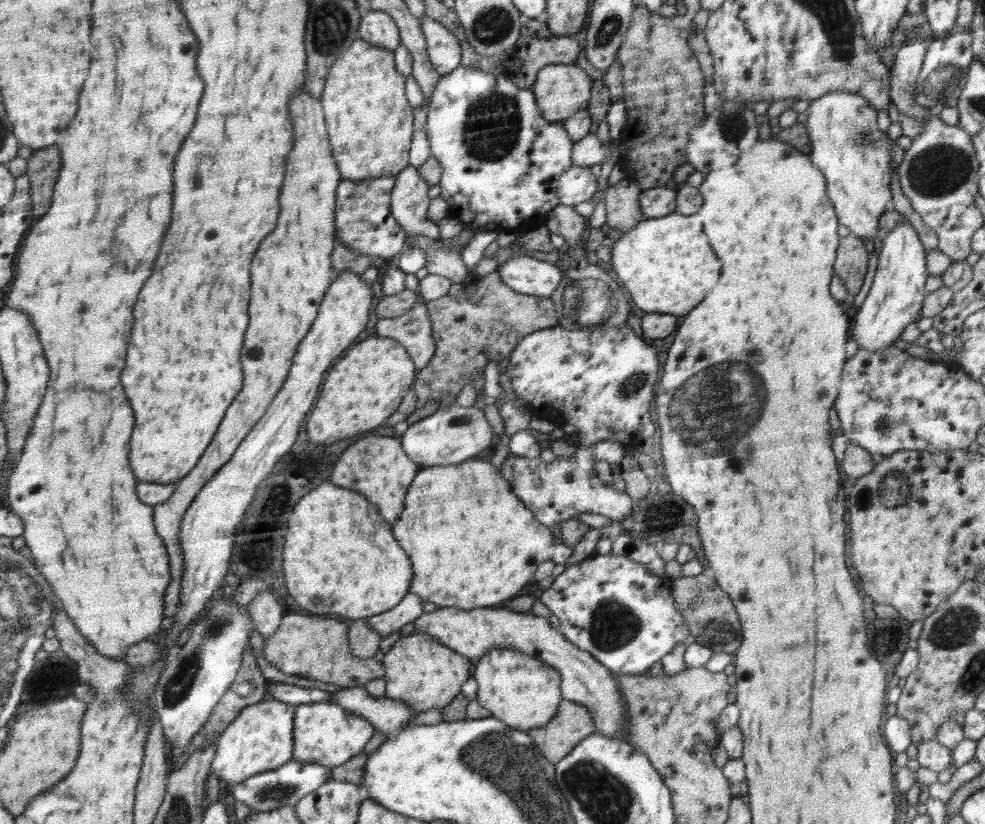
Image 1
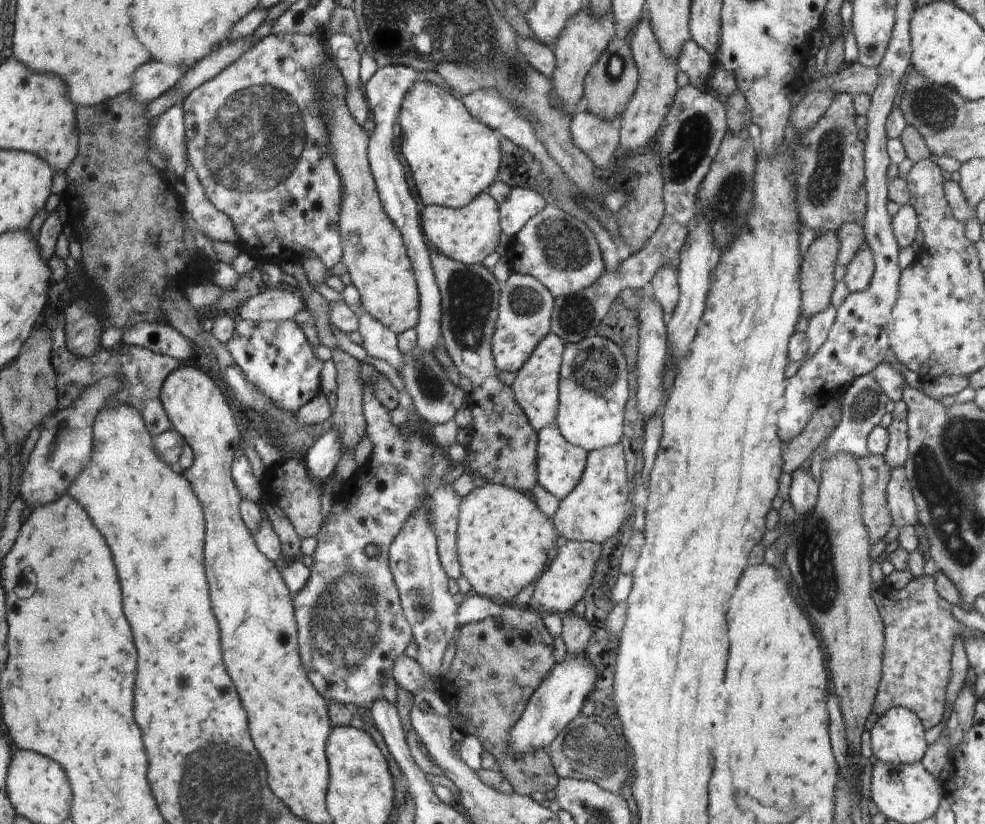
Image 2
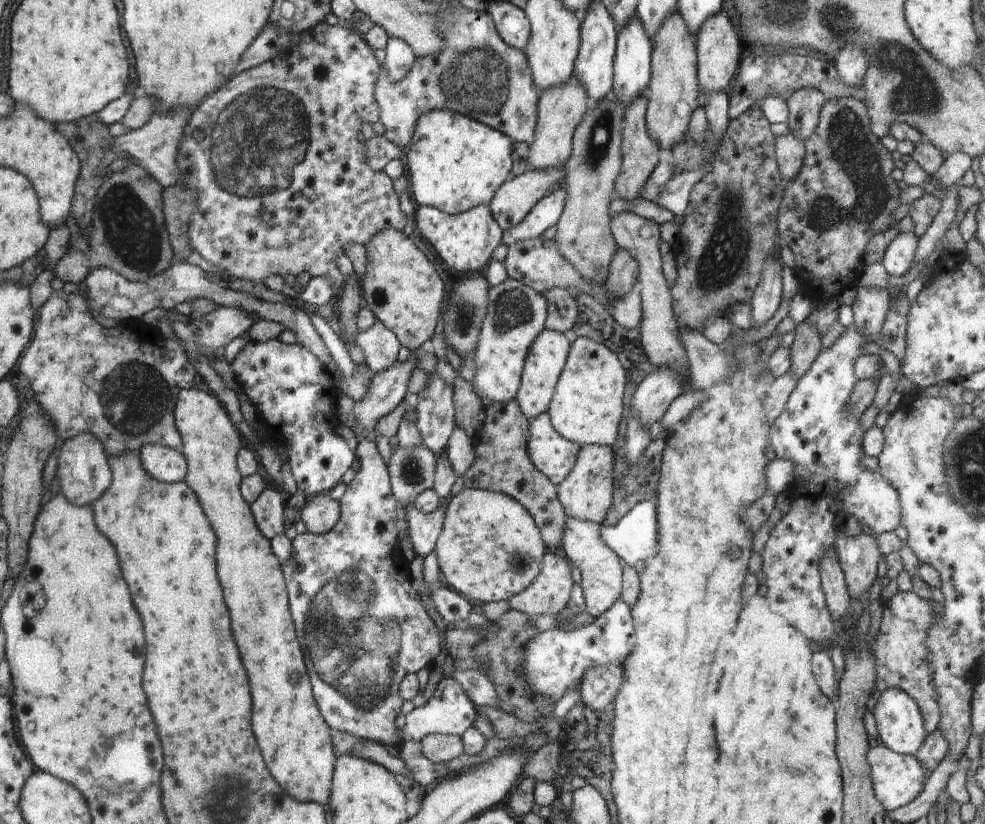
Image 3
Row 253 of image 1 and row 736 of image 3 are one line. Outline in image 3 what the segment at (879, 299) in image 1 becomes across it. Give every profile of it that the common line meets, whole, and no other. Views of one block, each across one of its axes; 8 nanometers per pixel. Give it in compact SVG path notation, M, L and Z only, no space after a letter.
M905 690L882 692L873 715L881 740L892 752L915 756L926 742L919 704Z

